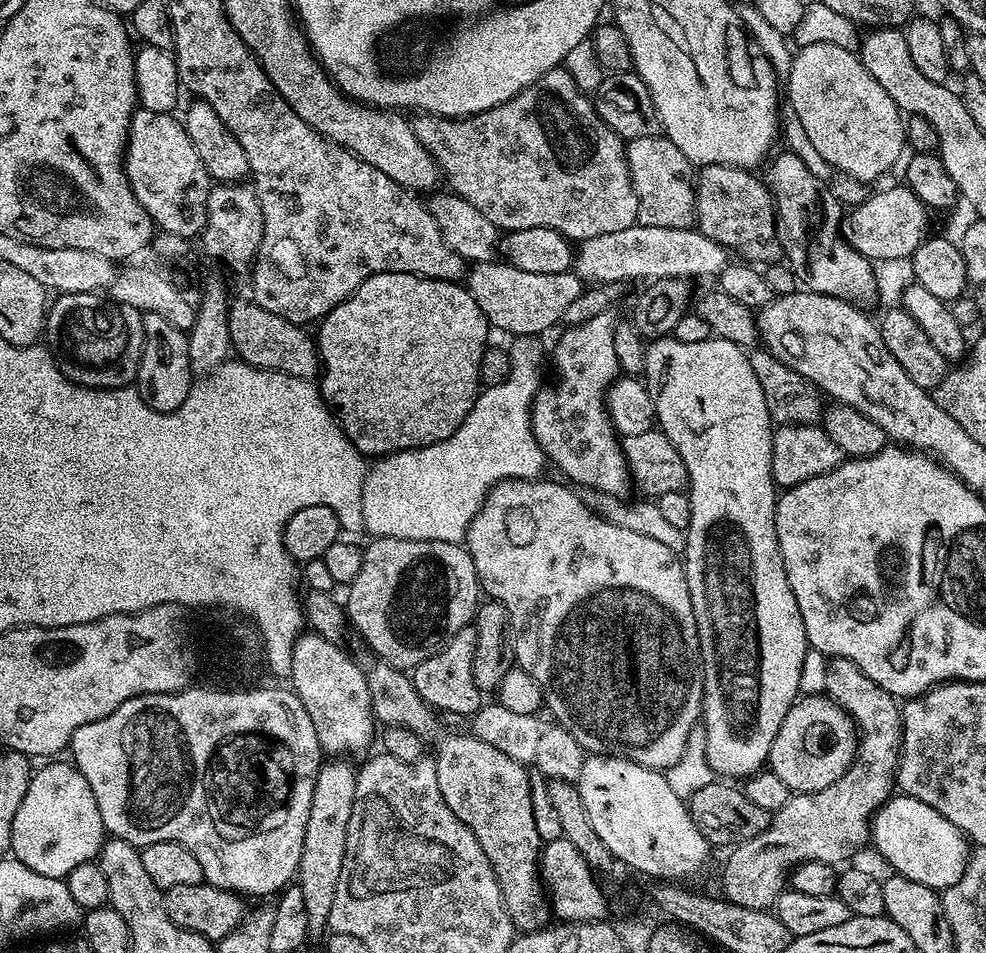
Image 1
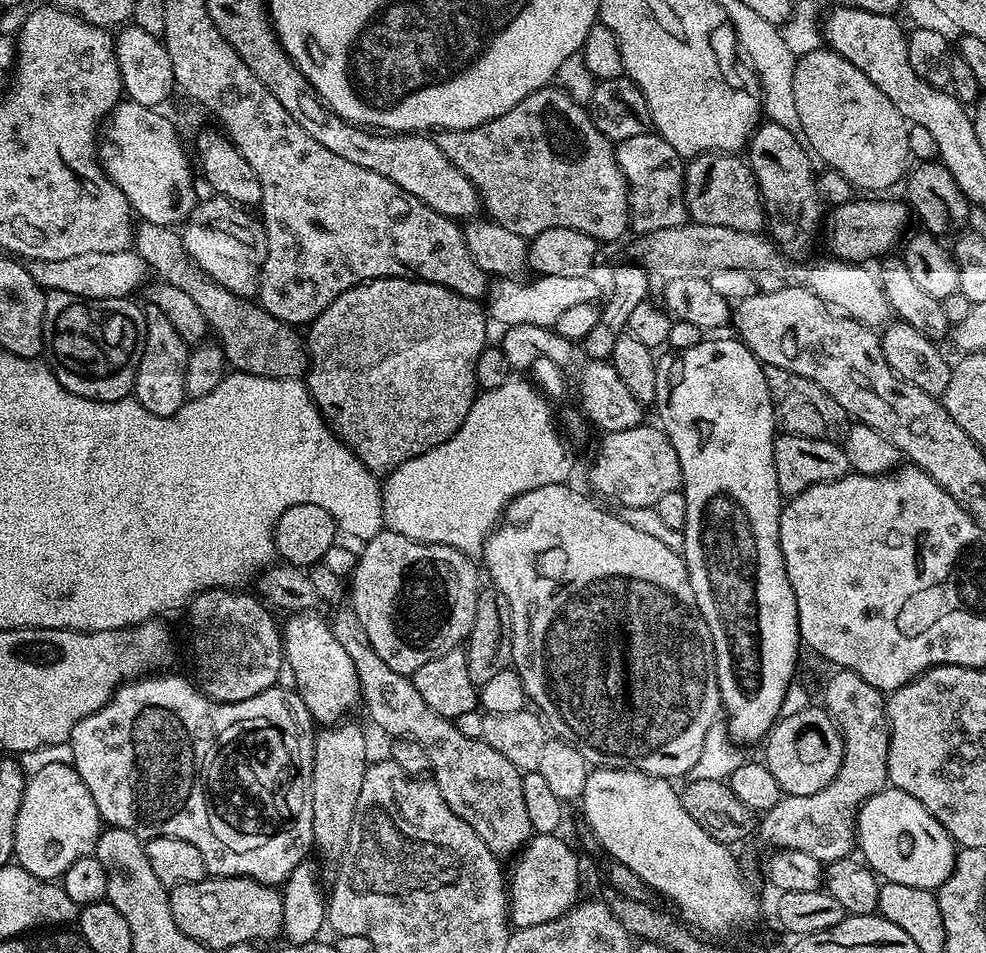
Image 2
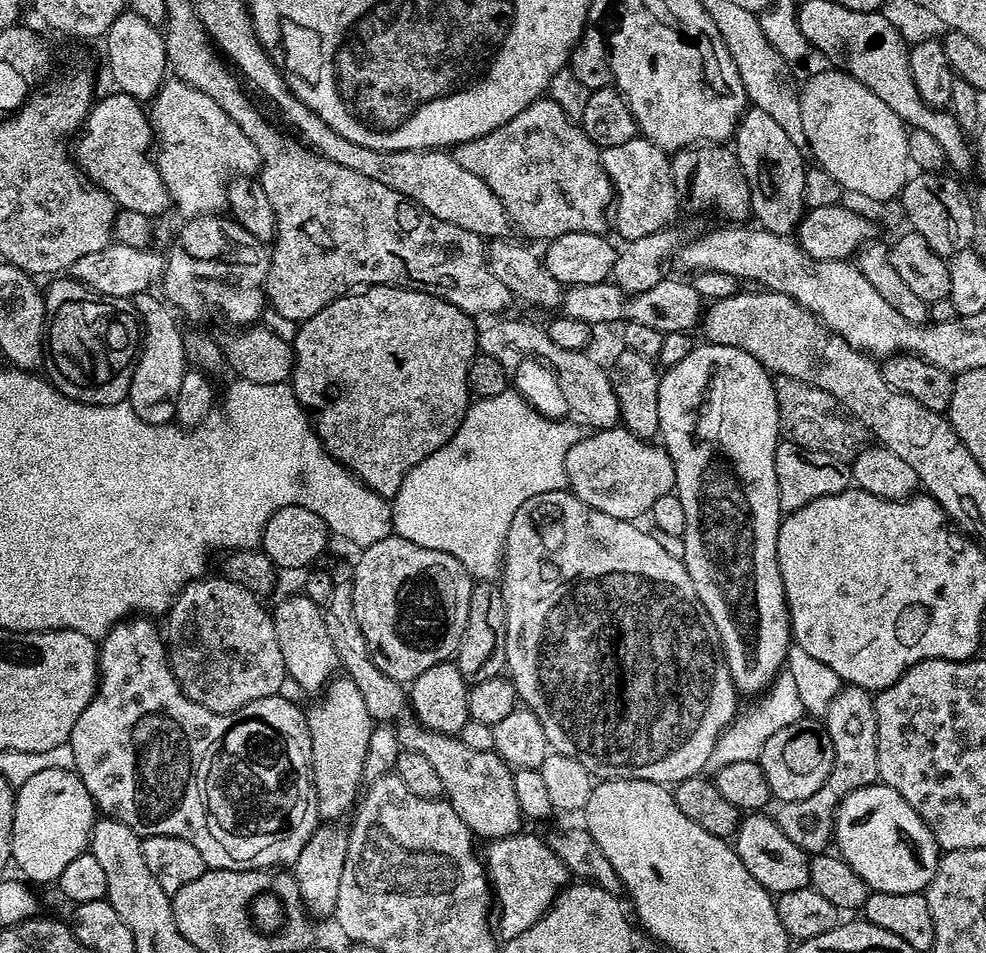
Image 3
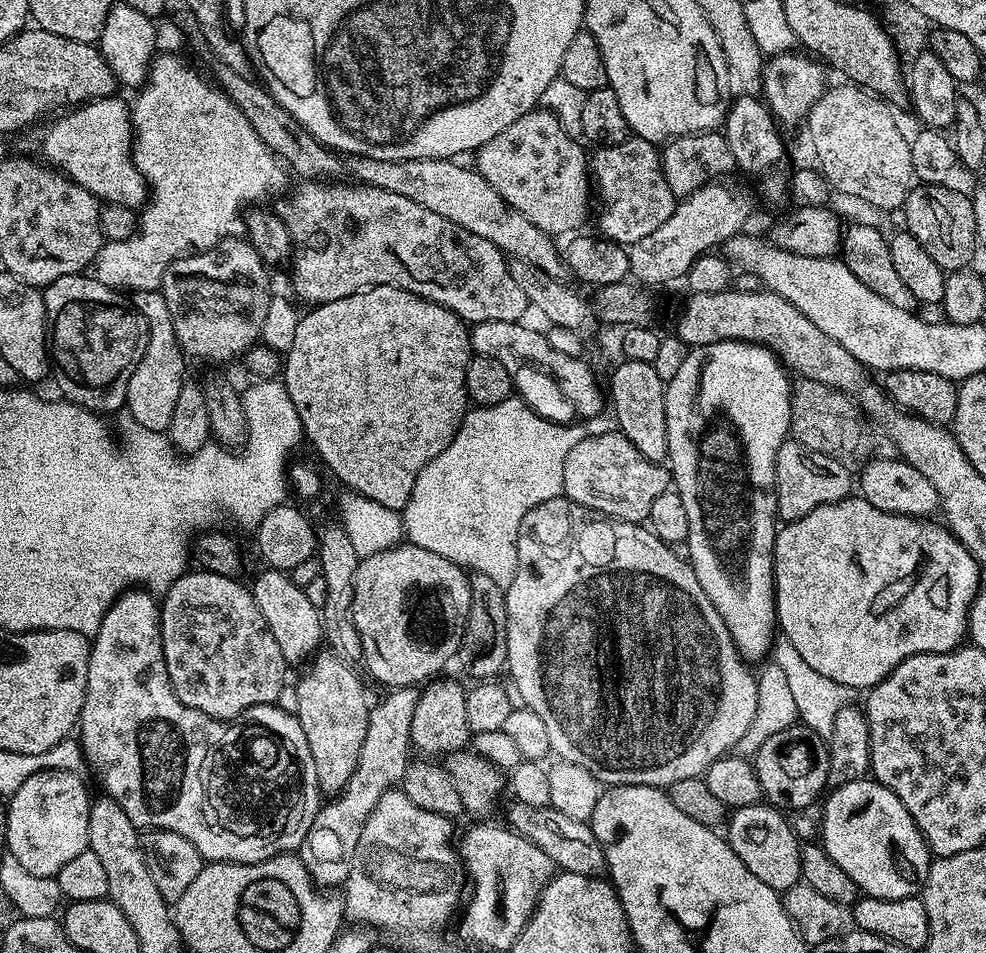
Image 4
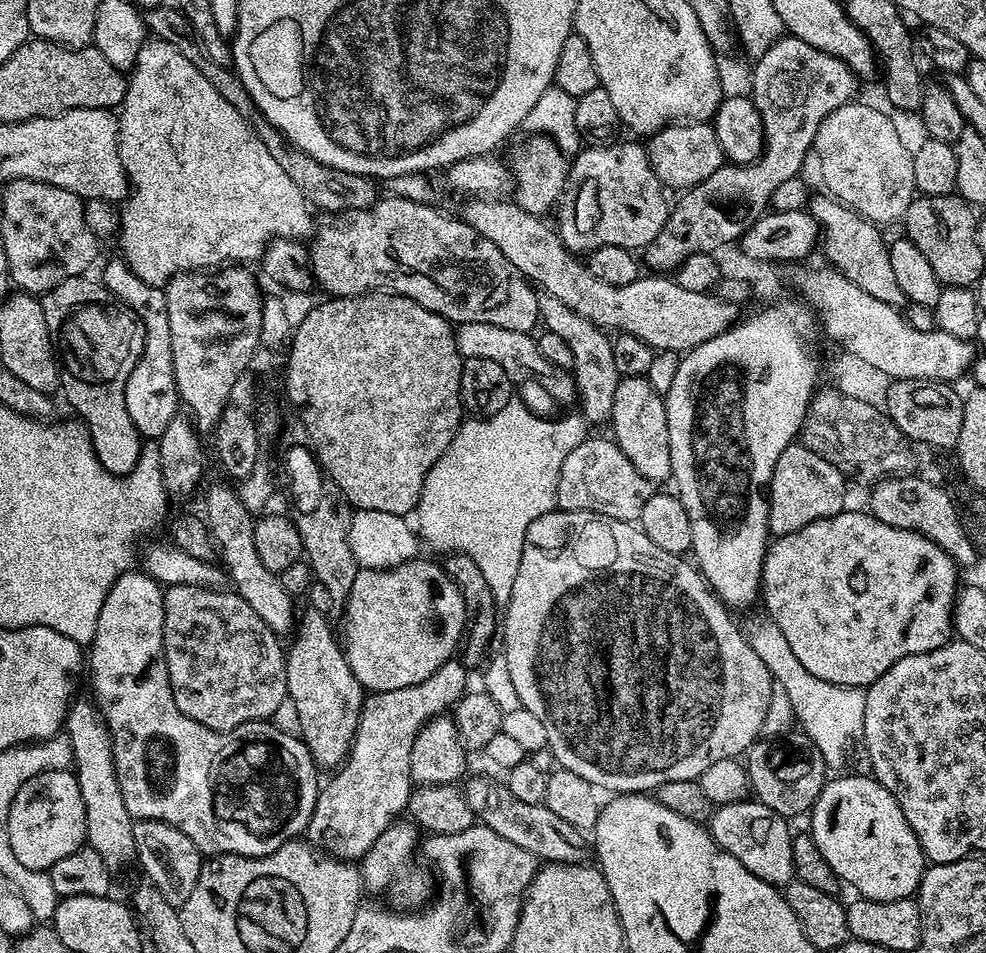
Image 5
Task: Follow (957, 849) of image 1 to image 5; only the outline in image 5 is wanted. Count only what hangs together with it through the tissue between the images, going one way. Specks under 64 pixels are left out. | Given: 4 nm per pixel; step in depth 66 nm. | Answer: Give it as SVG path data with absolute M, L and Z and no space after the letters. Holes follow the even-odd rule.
M871 775L865 776L840 776L837 780L829 779L825 783L824 789L818 794L818 798L812 804L810 809L810 817L812 816L812 829L810 835L812 841L816 843L818 854L822 854L822 858L828 864L828 868L839 876L845 885L853 884L857 888L859 895L865 900L906 900L909 899L919 889L920 880L924 876L926 861L924 859L924 851L920 849L916 835L910 830L910 824L906 822L906 816L902 814L902 810L898 806L896 799L888 793L883 786L876 781Z

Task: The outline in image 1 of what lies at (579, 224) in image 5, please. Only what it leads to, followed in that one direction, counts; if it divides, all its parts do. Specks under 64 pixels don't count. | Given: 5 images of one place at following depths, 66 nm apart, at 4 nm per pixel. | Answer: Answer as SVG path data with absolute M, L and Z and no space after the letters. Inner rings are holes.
M647 136L627 141L626 155L632 185L638 194L638 221L646 226L691 228L696 222L694 166L667 136Z

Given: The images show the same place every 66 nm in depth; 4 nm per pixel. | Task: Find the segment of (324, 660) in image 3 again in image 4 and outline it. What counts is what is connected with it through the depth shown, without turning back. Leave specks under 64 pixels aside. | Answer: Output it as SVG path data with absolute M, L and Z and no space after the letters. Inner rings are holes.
M275 570L263 571L258 573L256 581L250 584L252 598L257 603L259 613L265 618L274 641L278 642L282 658L287 660L289 665L303 665L321 647L324 640L320 610L315 608L310 598L306 598L303 587L291 580L291 575Z

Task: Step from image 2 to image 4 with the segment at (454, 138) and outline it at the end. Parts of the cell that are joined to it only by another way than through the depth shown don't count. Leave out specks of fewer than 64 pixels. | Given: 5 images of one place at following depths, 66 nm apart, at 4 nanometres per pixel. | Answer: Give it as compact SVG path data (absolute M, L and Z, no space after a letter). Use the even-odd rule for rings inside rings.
M533 110L522 114L518 122L510 122L502 134L494 134L490 142L477 148L474 168L511 208L524 215L526 222L553 238L560 238L563 232L580 230L575 228L582 227L588 216L590 160L586 152L584 156L583 147L551 112Z

